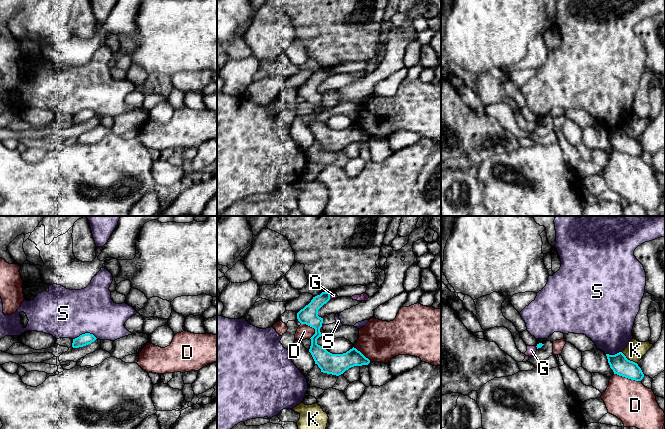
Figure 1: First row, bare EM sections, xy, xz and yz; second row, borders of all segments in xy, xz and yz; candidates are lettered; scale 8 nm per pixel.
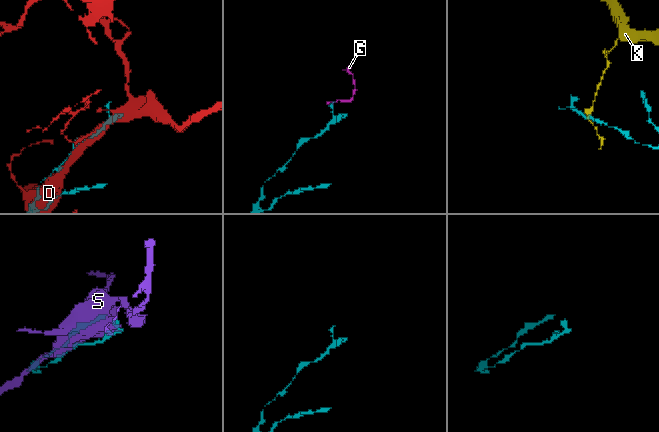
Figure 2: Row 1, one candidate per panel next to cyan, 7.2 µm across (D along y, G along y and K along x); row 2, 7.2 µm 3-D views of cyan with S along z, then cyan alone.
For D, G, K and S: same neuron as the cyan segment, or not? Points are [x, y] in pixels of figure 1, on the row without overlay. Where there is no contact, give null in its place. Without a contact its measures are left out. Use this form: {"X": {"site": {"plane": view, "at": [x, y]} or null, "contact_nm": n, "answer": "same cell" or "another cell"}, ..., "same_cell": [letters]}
{"D": {"site": {"plane": "yz", "at": [627, 153]}, "contact_nm": 220, "answer": "another cell"}, "G": {"site": {"plane": "xz", "at": [329, 72]}, "contact_nm": 60, "answer": "another cell"}, "K": {"site": {"plane": "yz", "at": [629, 136]}, "contact_nm": 170, "answer": "another cell"}, "S": {"site": {"plane": "xy", "at": [85, 109]}, "contact_nm": 200, "answer": "another cell"}, "same_cell": []}

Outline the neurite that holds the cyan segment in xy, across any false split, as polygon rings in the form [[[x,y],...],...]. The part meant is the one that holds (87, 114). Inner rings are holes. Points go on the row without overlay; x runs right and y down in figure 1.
[[[85,109],[85,110],[82,110],[75,115],[73,115],[72,123],[73,124],[83,123],[83,122],[86,122],[88,120],[91,120],[96,115],[97,114],[93,110]]]

